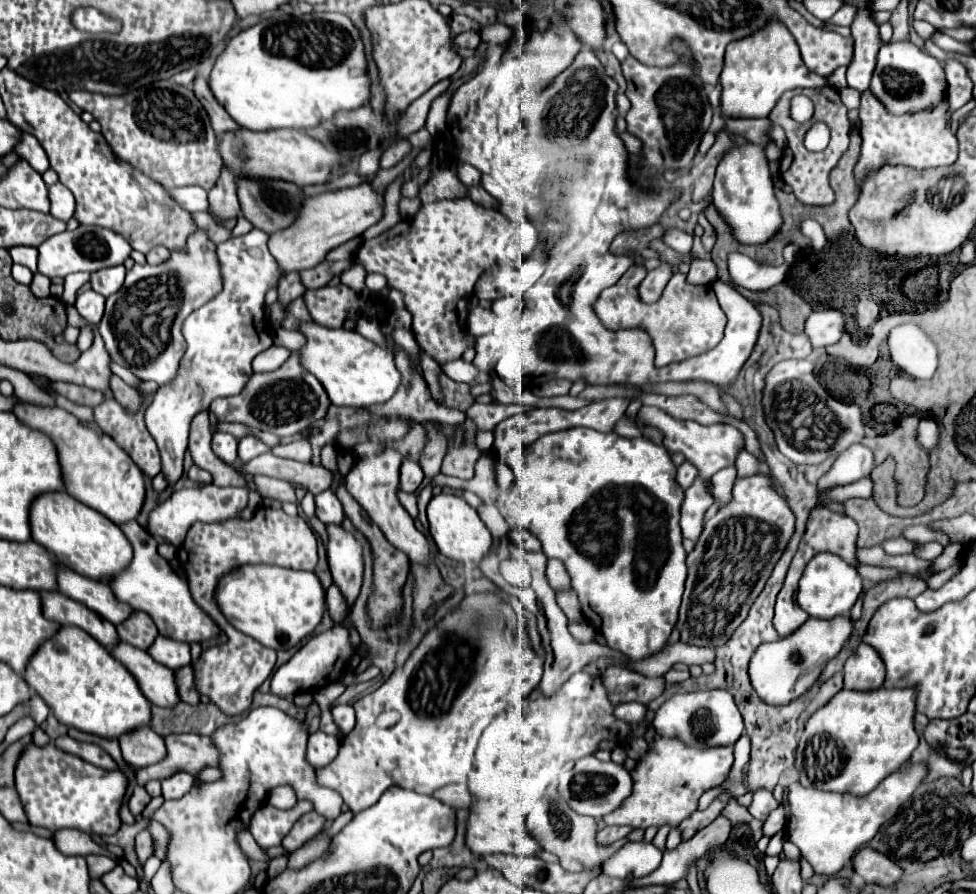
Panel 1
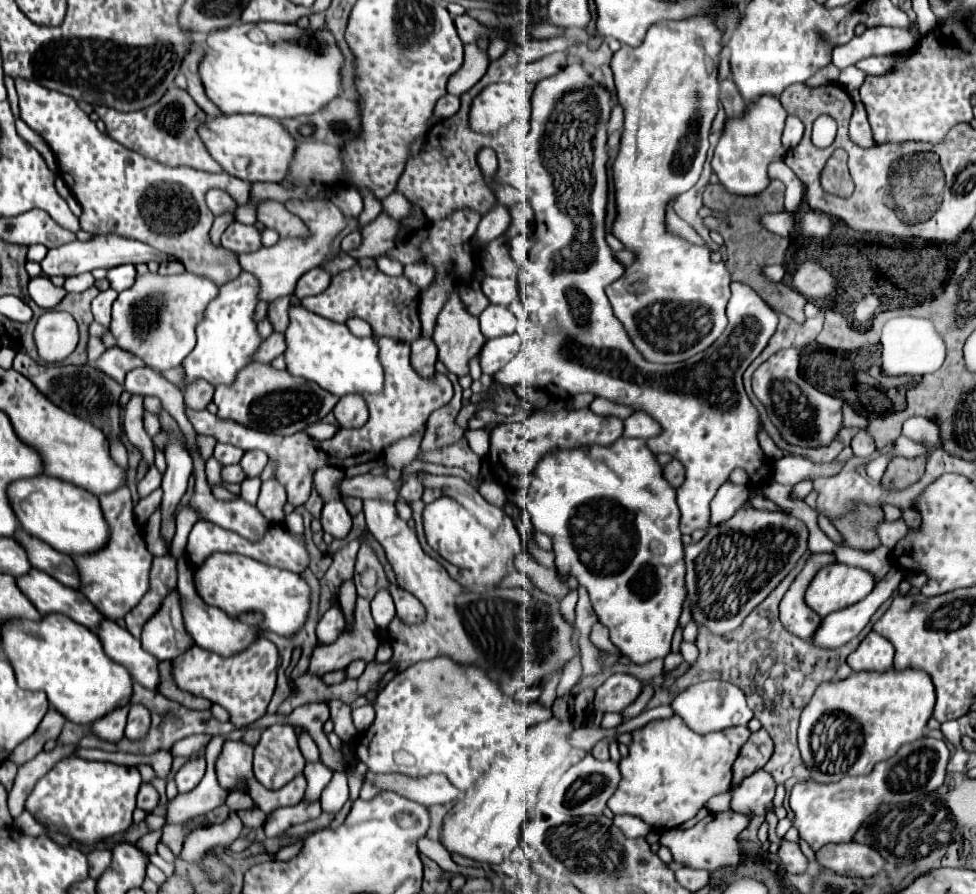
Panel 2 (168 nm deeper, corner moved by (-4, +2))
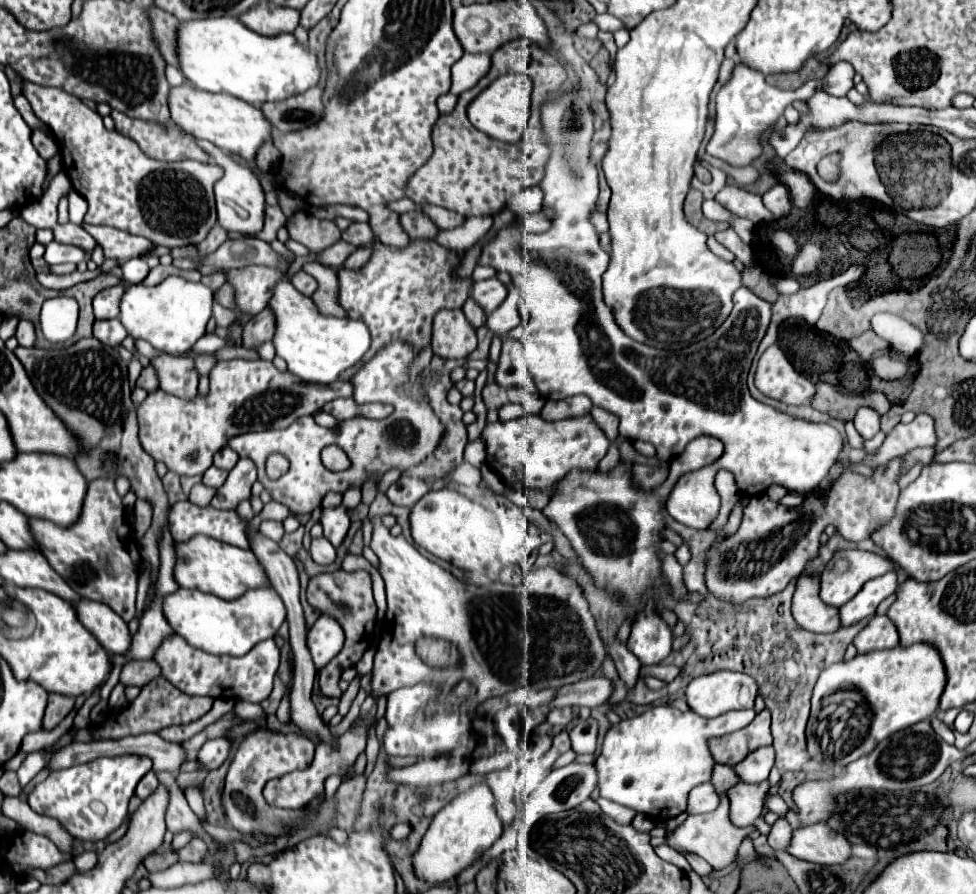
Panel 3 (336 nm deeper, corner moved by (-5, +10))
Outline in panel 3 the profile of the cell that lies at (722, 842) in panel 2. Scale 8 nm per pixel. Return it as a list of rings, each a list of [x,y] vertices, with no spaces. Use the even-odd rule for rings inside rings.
[[[768,780],[760,784],[746,784],[746,782],[734,784],[734,794],[728,792],[730,818],[734,818],[734,824],[742,828],[754,826],[767,836],[771,826],[762,818],[762,810],[764,810],[764,800],[768,792],[770,792]]]

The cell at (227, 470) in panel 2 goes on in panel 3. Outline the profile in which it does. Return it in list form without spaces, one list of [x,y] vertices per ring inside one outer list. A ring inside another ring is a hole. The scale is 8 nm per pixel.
[[[210,466],[202,476],[202,484],[210,488],[220,488],[226,482],[226,476],[228,476],[226,470],[218,470],[216,466]]]

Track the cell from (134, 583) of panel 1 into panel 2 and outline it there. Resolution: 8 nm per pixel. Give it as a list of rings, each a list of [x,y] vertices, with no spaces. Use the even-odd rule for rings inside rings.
[[[129,488],[99,500],[105,520],[113,530],[113,542],[109,542],[109,546],[105,546],[101,554],[93,554],[93,558],[73,558],[73,560],[81,570],[81,578],[85,578],[85,588],[81,588],[81,592],[97,606],[97,610],[101,610],[101,614],[105,614],[105,618],[117,620],[123,618],[147,594],[153,556],[147,550],[143,530],[135,520]]]

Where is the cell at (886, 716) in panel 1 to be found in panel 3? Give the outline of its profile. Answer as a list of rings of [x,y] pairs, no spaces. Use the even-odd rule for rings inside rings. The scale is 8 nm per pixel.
[[[918,642],[908,648],[896,646],[890,650],[856,654],[856,658],[852,658],[848,662],[838,662],[834,666],[826,668],[816,682],[814,696],[812,696],[810,722],[806,726],[810,756],[828,766],[834,766],[834,764],[846,766],[846,764],[854,762],[856,758],[874,750],[874,746],[880,740],[884,740],[884,738],[892,736],[894,732],[904,730],[920,720],[930,718],[938,708],[944,686],[946,686],[946,668],[944,668],[942,656],[928,642]],[[832,726],[844,726],[844,732],[836,738],[836,736],[832,736]]]

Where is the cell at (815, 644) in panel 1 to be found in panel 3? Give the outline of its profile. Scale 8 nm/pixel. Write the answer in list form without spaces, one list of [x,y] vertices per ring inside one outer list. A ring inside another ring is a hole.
[[[886,572],[882,578],[872,578],[870,582],[866,582],[866,586],[844,608],[840,608],[842,626],[852,626],[862,618],[874,616],[876,606],[884,598],[894,594],[896,588],[898,588],[896,572]]]

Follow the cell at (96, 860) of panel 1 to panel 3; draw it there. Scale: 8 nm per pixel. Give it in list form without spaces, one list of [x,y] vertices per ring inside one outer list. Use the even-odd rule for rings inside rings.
[[[82,852],[82,854],[74,856],[74,864],[76,864],[78,872],[88,872],[88,870],[92,870],[92,868],[96,866],[96,862],[98,862],[96,852]]]

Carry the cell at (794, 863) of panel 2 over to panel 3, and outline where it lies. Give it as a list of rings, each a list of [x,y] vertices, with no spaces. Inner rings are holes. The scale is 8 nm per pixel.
[[[778,818],[776,824],[772,826],[770,834],[768,834],[768,844],[774,850],[786,850],[788,842],[790,842],[790,834],[792,834],[792,828],[790,828],[788,820],[786,818]]]

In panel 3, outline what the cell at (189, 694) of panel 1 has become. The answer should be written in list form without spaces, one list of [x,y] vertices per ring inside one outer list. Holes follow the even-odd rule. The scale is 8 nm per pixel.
[[[138,660],[138,662],[128,662],[122,672],[120,672],[120,682],[124,686],[134,684],[134,686],[144,686],[146,682],[150,682],[152,678],[156,678],[160,674],[158,664],[154,664],[152,660]]]

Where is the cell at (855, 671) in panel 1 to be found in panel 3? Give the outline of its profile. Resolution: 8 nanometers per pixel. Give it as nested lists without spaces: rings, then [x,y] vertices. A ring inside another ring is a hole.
[[[874,616],[864,630],[854,638],[854,646],[860,654],[872,650],[894,648],[898,644],[898,630],[888,616]]]

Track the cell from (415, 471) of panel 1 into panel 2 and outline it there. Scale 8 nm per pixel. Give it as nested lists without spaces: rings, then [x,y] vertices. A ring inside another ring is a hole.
[[[405,476],[403,484],[401,484],[401,490],[399,490],[399,496],[405,498],[407,502],[415,502],[419,500],[423,494],[423,482],[421,478],[417,476]]]

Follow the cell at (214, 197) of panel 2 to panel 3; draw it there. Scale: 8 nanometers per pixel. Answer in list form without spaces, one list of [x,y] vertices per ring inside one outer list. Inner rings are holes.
[[[206,146],[204,150],[214,158],[216,164],[220,164],[224,168],[224,178],[216,182],[214,192],[216,192],[216,208],[218,208],[218,222],[224,230],[228,232],[240,232],[240,234],[258,234],[264,226],[264,192],[262,186],[258,182],[258,178],[254,176],[254,172],[246,166],[236,164],[228,154],[224,154],[220,148],[216,146]]]

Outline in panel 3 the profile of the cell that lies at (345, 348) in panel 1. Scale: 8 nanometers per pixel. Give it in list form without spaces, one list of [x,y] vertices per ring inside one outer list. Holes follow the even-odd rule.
[[[288,278],[276,282],[268,306],[276,318],[276,332],[272,338],[276,356],[284,358],[288,364],[288,372],[304,382],[330,384],[338,380],[340,372],[360,362],[370,348],[370,332],[364,322],[322,316],[308,296],[294,290]]]

